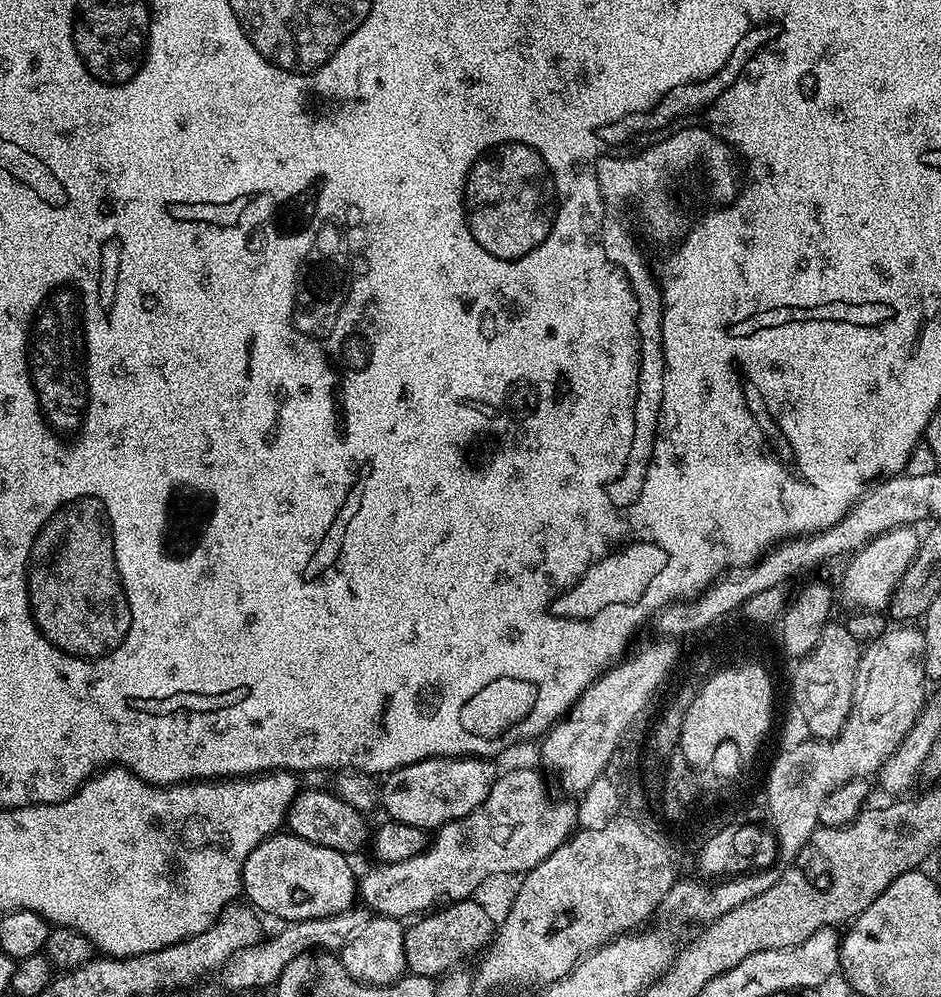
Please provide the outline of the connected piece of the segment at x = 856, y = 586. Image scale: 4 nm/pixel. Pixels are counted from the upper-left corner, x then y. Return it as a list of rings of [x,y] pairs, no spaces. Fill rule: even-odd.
[[[912,526],[891,528],[886,532],[875,536],[868,544],[865,544],[859,552],[855,553],[847,561],[844,568],[844,577],[838,584],[838,592],[844,595],[844,600],[856,610],[884,610],[888,607],[894,590],[906,574],[910,562],[916,557],[922,539],[921,533]]]

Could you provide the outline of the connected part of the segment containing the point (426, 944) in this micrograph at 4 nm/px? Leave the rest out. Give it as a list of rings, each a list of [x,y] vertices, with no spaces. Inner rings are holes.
[[[473,898],[437,907],[412,923],[407,925],[404,934],[407,971],[414,976],[433,978],[439,978],[445,972],[461,967],[465,963],[463,960],[470,959],[475,952],[483,953],[492,943],[498,927],[498,924],[490,919],[485,910],[482,910],[482,906]],[[416,922],[417,924],[412,924]]]

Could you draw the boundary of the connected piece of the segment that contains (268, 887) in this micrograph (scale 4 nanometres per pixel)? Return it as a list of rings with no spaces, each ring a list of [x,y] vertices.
[[[281,830],[250,850],[250,858],[246,858],[246,866],[240,875],[242,892],[245,897],[248,895],[246,900],[251,907],[277,916],[280,922],[333,916],[353,907],[358,900],[358,876],[352,873],[348,860],[349,857],[343,852],[306,842],[306,838],[298,838],[287,830]]]

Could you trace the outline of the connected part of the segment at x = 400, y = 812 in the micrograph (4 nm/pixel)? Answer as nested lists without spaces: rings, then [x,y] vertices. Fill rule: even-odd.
[[[431,756],[428,760],[402,766],[383,777],[380,804],[388,811],[387,819],[406,822],[406,826],[418,826],[425,830],[441,828],[443,824],[466,818],[466,814],[478,810],[478,806],[486,802],[486,794],[490,794],[498,775],[498,768],[492,764],[495,763],[491,759],[478,756]]]

